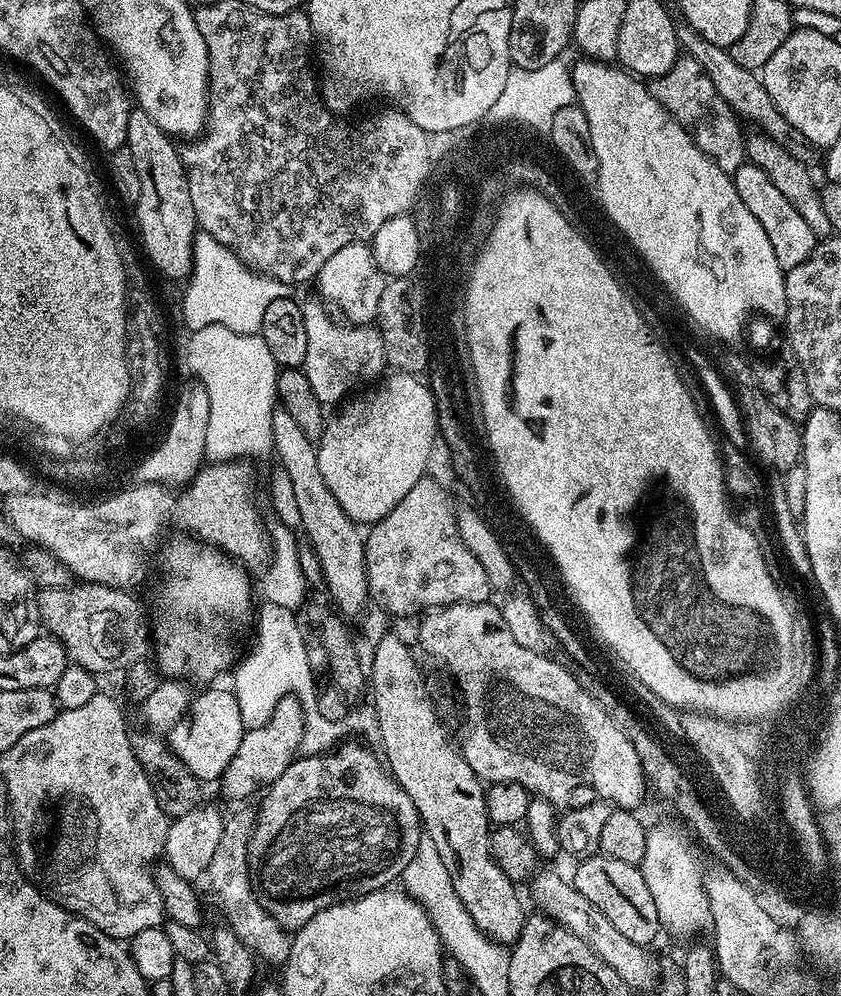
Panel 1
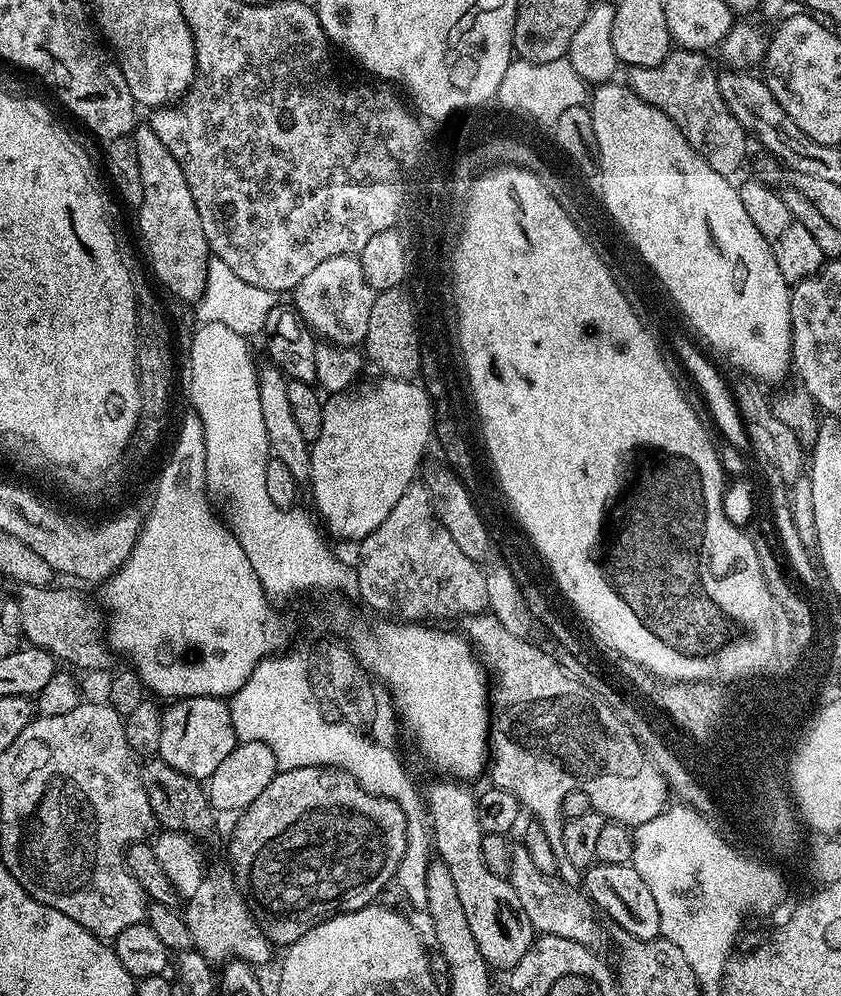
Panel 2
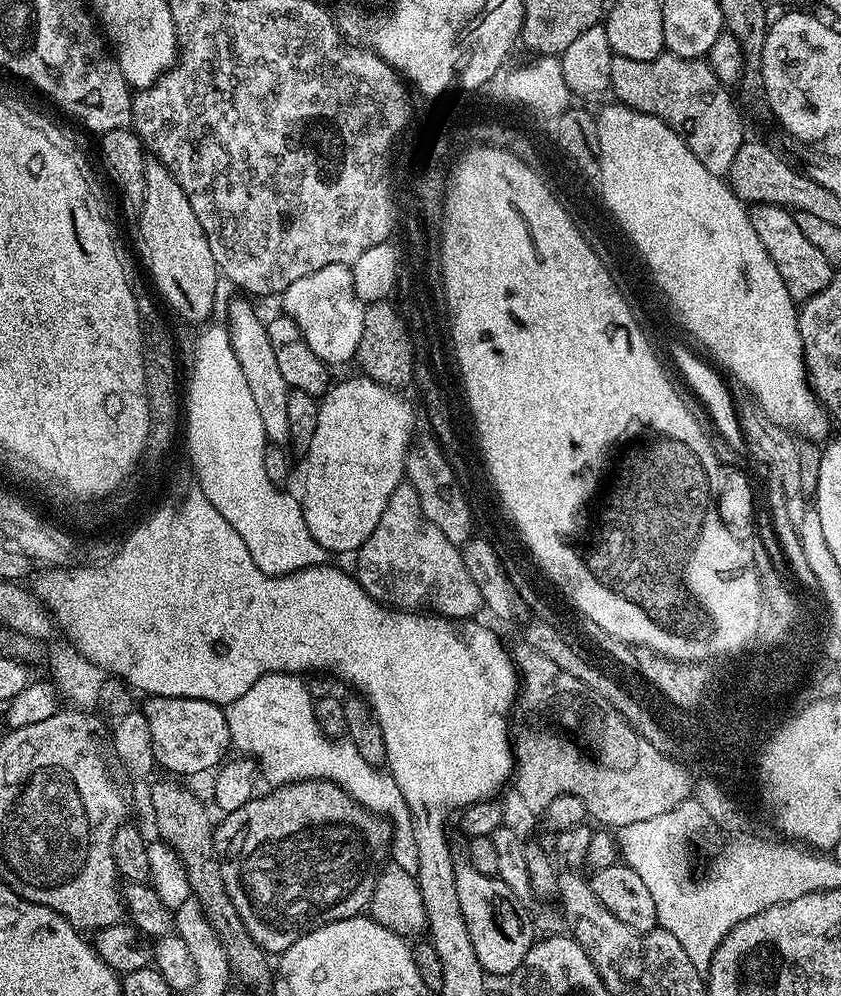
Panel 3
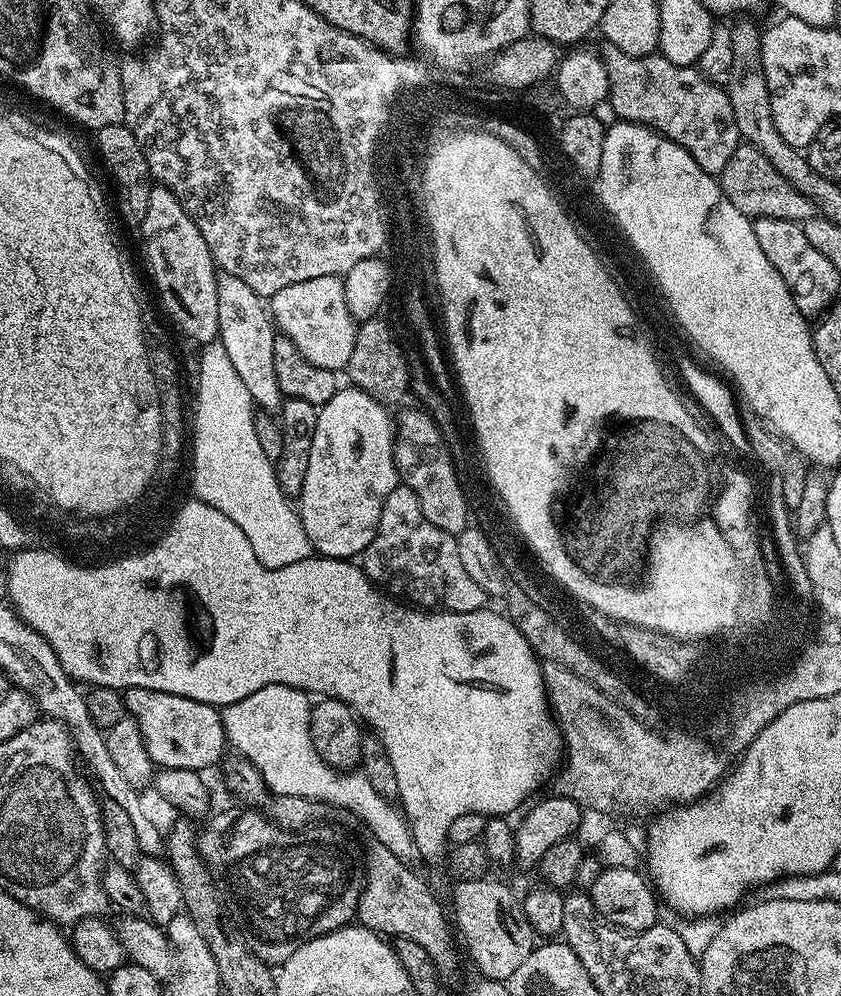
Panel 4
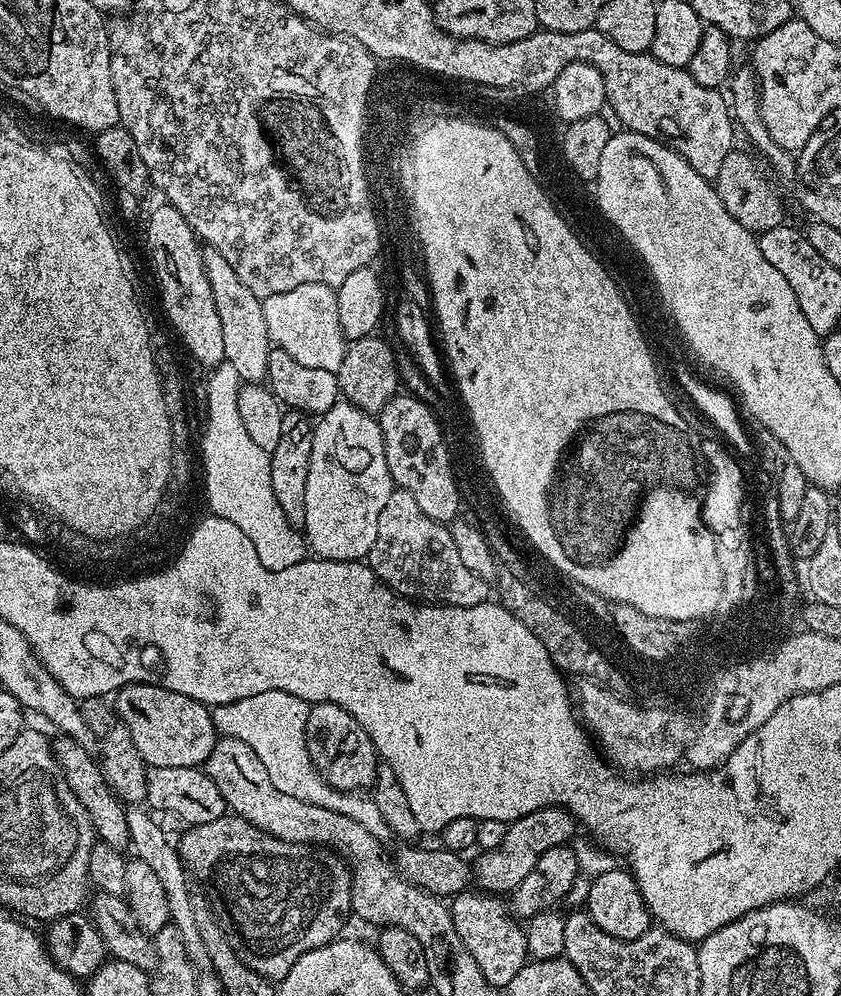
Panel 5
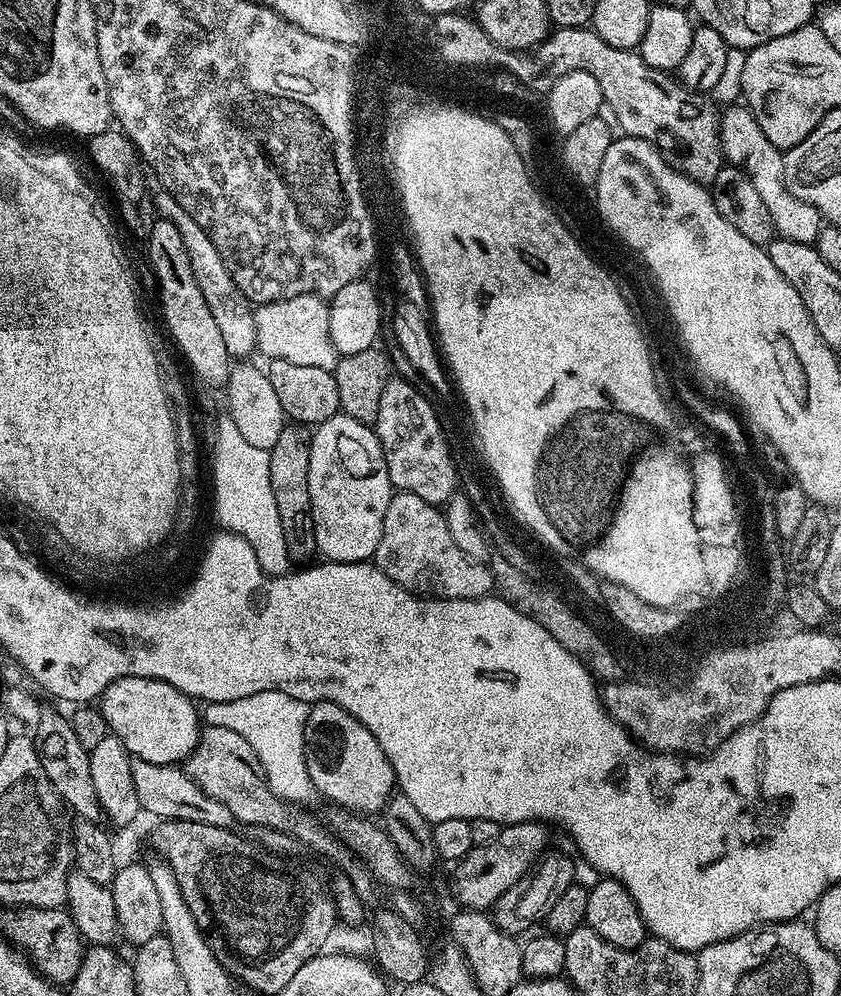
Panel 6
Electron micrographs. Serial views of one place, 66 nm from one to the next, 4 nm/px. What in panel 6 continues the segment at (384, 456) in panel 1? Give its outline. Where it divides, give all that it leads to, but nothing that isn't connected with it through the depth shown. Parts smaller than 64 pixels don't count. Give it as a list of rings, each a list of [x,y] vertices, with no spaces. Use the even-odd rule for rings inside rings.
[[[338,414],[315,425],[310,446],[310,506],[317,553],[325,561],[358,564],[373,559],[394,489],[379,438],[358,418]]]

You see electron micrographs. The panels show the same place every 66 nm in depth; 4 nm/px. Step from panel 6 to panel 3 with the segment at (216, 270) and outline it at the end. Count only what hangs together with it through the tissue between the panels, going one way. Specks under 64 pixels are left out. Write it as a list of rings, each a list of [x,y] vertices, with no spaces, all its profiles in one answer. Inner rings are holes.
[[[232,298],[226,307],[228,320],[226,327],[230,334],[230,340],[234,346],[234,354],[238,354],[238,362],[242,365],[242,374],[246,377],[246,383],[254,397],[258,414],[262,418],[262,430],[268,436],[268,444],[287,445],[290,441],[290,421],[288,418],[288,399],[290,389],[286,378],[282,378],[278,361],[274,358],[274,350],[270,346],[270,334],[268,325],[255,312],[249,299]]]

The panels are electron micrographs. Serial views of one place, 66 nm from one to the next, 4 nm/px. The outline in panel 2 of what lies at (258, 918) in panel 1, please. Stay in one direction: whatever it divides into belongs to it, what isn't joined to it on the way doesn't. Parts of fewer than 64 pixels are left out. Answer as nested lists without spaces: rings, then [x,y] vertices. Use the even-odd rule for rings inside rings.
[[[231,867],[216,868],[213,872],[211,869],[205,875],[202,886],[198,886],[197,892],[187,897],[182,915],[190,930],[192,948],[213,966],[223,965],[233,955],[232,948],[236,948],[235,955],[239,959],[246,960],[253,966],[266,963],[268,955],[274,951],[272,941],[266,938],[266,934],[260,929],[260,923],[252,917],[248,903],[244,901],[244,895],[240,892],[236,879],[232,877]]]

